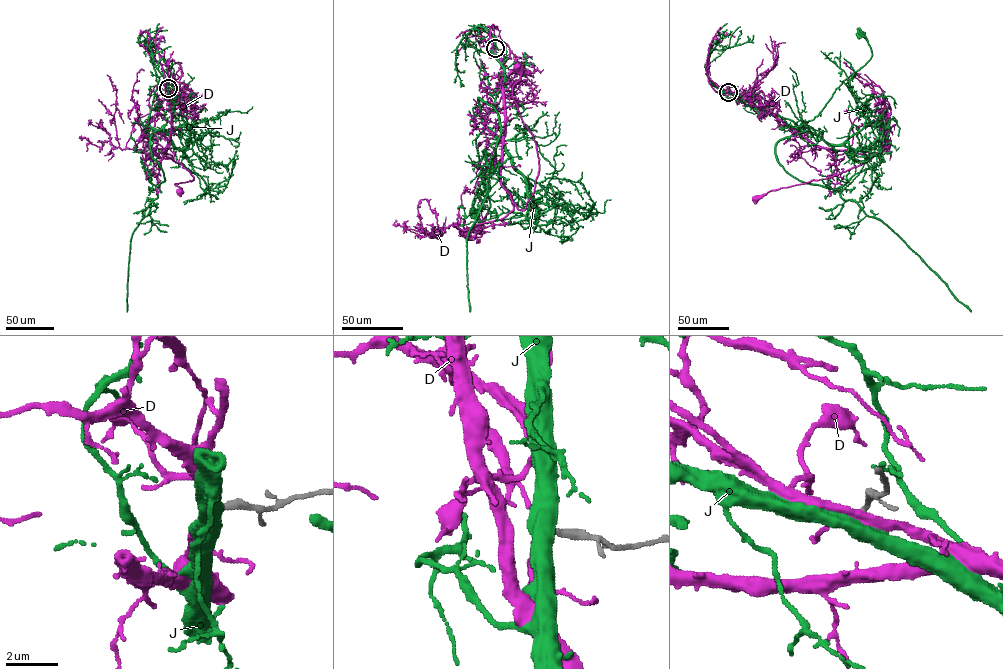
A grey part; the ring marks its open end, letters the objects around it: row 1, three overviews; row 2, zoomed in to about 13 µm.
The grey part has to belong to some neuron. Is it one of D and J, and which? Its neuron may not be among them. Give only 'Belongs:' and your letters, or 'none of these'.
Belongs: J

